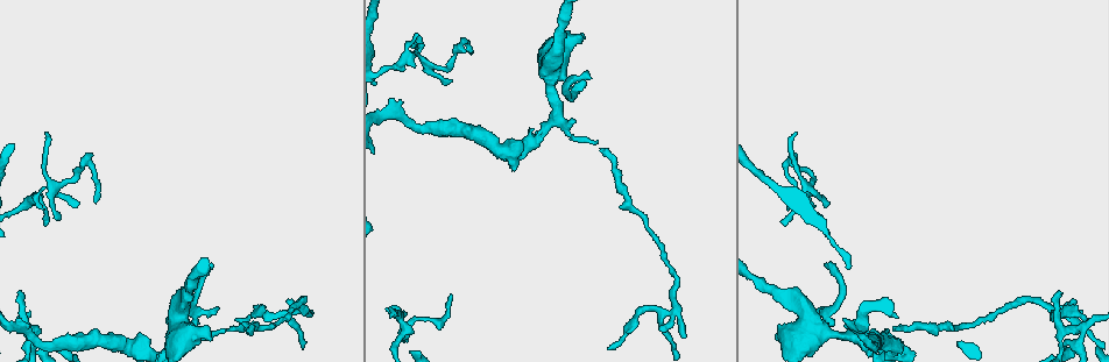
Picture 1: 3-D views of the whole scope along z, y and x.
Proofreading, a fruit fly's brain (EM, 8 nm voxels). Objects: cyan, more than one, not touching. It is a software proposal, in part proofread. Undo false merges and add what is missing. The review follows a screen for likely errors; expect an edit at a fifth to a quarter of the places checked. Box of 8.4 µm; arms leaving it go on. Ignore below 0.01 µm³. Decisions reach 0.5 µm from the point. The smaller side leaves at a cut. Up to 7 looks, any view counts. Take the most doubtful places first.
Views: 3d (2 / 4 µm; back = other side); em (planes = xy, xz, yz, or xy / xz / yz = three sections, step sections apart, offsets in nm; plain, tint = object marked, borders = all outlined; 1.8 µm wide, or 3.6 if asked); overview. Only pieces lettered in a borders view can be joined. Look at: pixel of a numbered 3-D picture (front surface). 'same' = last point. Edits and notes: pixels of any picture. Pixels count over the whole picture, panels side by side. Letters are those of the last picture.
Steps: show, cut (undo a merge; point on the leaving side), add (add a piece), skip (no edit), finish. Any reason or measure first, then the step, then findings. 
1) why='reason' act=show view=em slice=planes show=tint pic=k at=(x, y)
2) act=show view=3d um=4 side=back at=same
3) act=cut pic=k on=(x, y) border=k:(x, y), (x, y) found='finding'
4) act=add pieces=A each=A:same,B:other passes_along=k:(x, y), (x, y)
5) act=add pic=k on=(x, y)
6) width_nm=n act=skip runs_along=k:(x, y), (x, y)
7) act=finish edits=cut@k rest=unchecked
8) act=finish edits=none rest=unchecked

why='thin end' act=show view=em slice=planes show=borders pic=1 at=(20, 295)

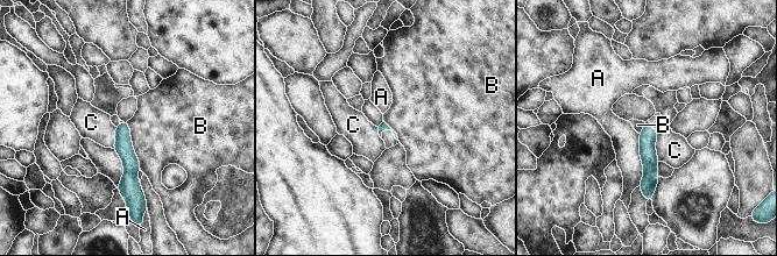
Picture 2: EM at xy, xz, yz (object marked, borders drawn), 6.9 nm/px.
act=skip each=A:other,B:other,C:other found='none of them fits'

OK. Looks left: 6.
why='narrows sharply' act=show view=em slice=planes show=borders pic=1 at=(54, 190)

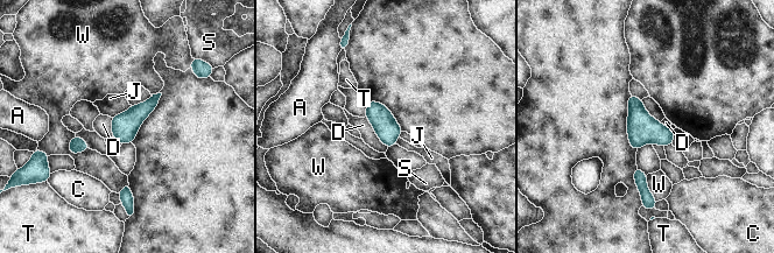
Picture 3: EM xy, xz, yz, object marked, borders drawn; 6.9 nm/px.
act=skip each=A:other,C:other,D:other,J:other,S:other,T:other,W:other border=3:(641, 100), (645, 109), (660, 121) found='all the same neuron'

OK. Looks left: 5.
why='branch stops here' act=show view=em slice=yz step=4 show=borders pic=1 at=(211, 340)

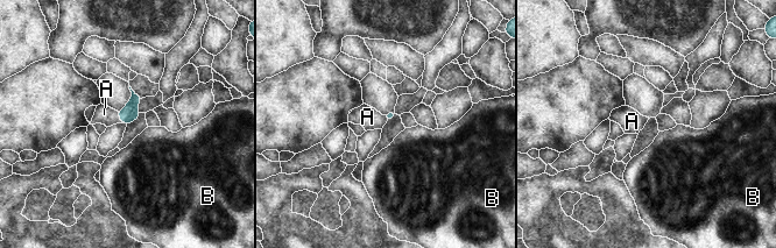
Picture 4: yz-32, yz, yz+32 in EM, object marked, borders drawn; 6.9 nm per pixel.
act=add pieces=A each=A:same,B:other passes_along=4:(129, 113), (119, 117), (104, 114) found='it goes on there'

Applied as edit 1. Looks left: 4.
act=finish edits=add@4 rest=unchecked

